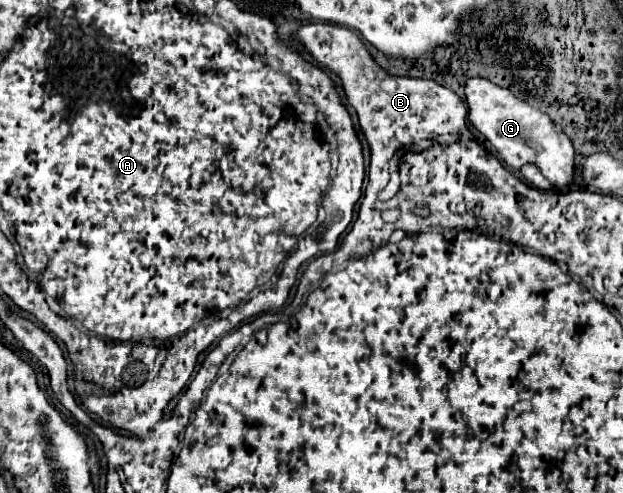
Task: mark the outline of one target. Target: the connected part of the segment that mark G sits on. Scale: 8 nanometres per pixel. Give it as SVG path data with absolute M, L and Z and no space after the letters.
M478 77L466 83L466 103L470 123L496 147L504 165L508 165L512 171L518 171L522 163L536 163L542 175L556 189L566 189L574 181L574 145L568 135L554 131L546 113L514 97L512 91L506 91L504 87Z

